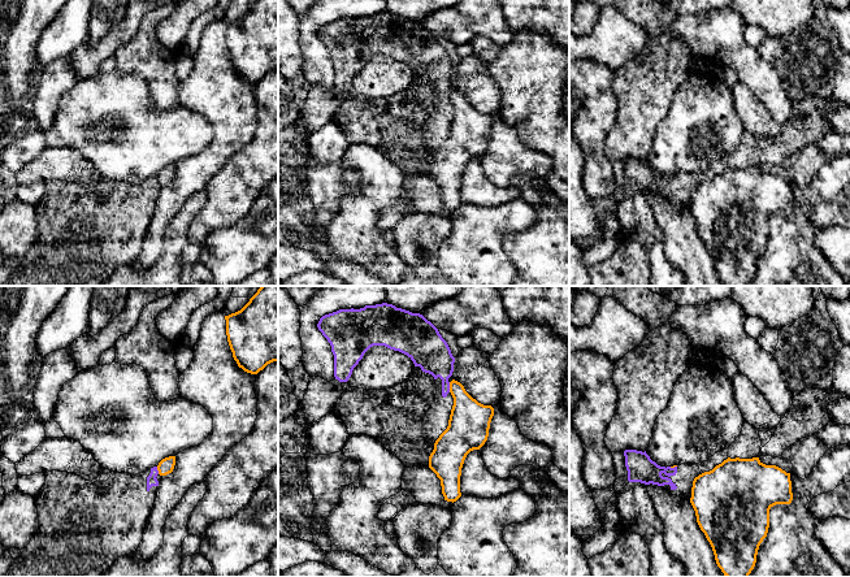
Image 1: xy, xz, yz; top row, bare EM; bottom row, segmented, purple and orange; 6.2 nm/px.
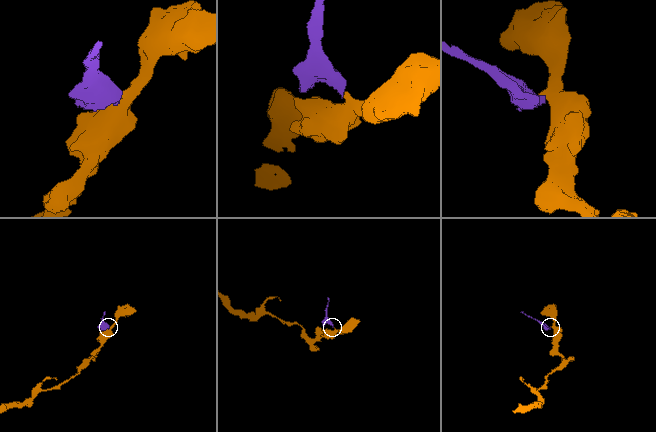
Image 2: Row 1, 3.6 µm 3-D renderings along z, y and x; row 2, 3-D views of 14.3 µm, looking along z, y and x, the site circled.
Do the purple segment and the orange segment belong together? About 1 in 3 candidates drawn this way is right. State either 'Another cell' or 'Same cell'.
Another cell

